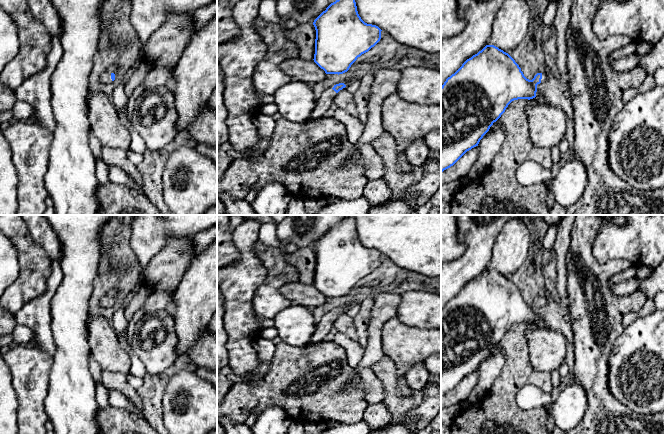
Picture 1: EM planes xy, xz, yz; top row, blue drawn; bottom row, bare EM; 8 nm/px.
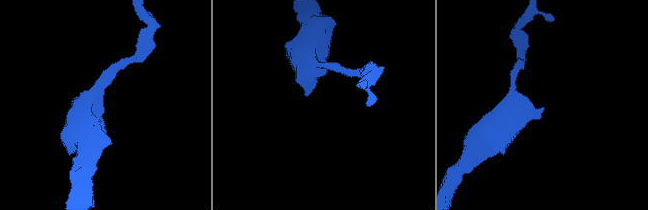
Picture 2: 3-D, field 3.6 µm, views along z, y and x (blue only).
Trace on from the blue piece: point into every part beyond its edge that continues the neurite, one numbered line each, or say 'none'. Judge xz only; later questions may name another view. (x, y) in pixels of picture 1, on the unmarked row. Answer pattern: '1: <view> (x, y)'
1: xz (323, 327)

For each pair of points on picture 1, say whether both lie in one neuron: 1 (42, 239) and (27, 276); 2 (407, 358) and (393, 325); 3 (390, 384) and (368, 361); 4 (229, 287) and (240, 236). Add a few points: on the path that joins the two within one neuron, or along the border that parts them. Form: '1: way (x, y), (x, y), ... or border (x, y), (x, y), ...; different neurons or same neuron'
1: border (26, 225), (31, 237), (51, 259); different neurons
2: way (404, 350), (404, 346), (394, 333); same neuron
3: border (385, 355), (370, 368); different neurons
4: way (242, 274), (245, 271), (245, 249); same neuron

